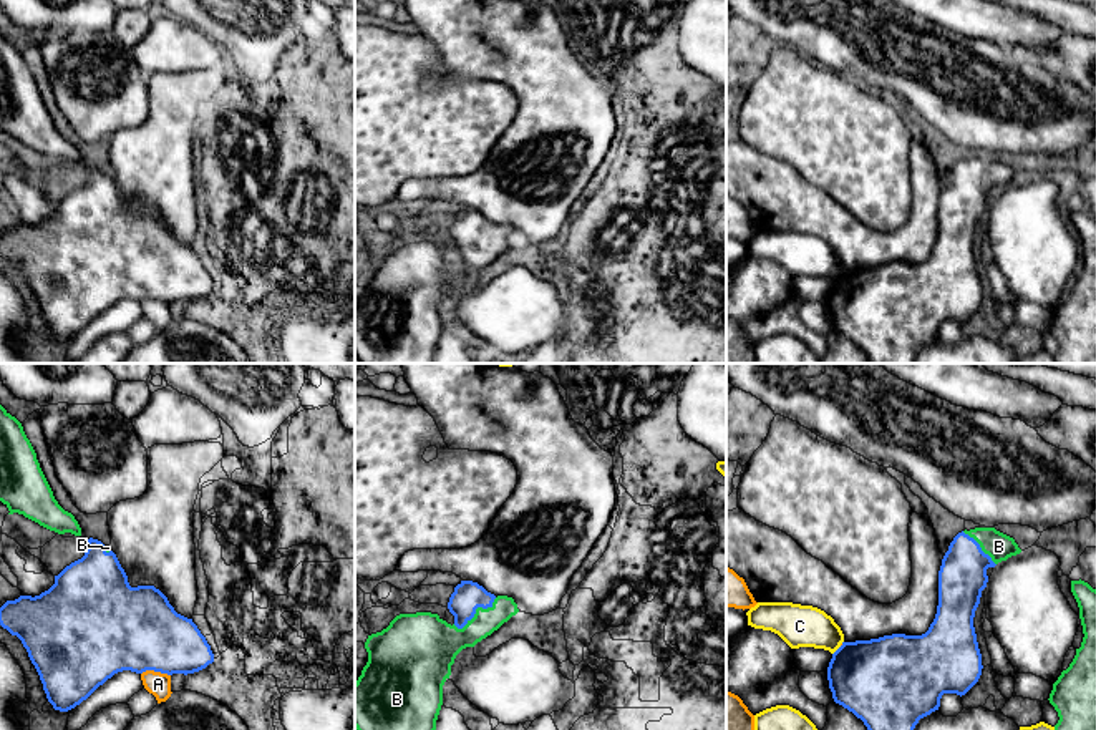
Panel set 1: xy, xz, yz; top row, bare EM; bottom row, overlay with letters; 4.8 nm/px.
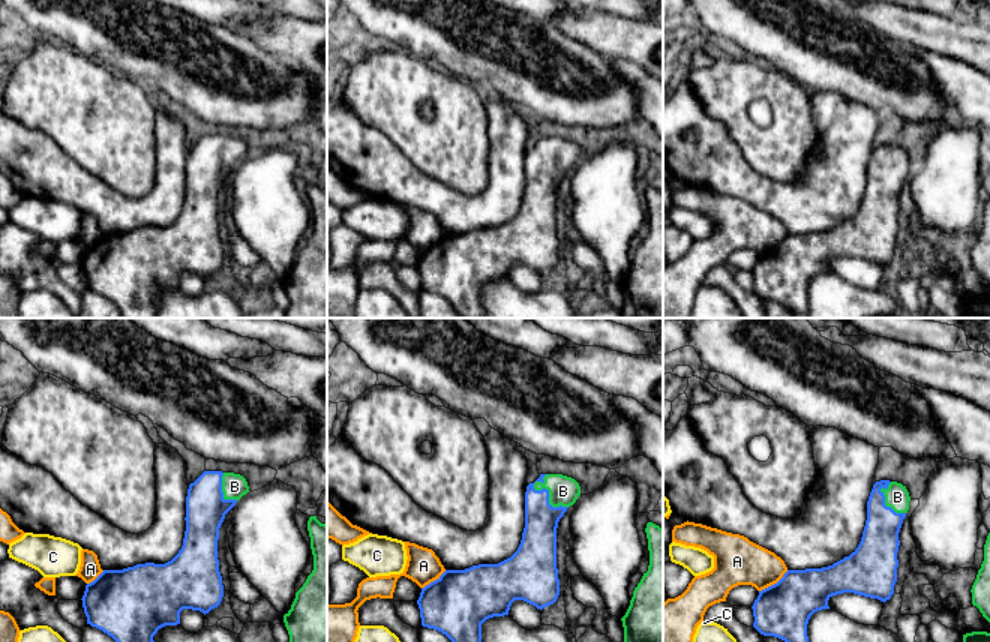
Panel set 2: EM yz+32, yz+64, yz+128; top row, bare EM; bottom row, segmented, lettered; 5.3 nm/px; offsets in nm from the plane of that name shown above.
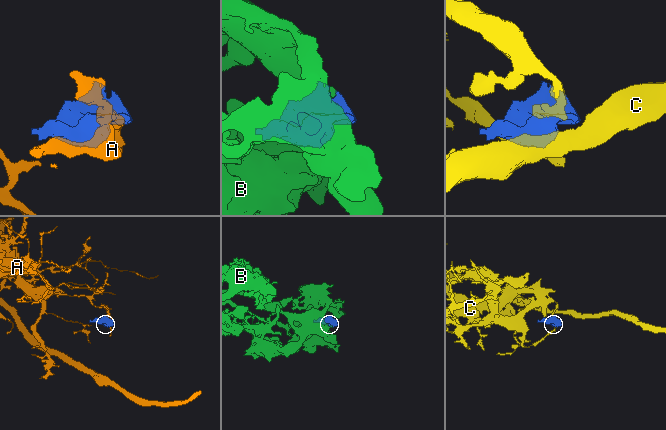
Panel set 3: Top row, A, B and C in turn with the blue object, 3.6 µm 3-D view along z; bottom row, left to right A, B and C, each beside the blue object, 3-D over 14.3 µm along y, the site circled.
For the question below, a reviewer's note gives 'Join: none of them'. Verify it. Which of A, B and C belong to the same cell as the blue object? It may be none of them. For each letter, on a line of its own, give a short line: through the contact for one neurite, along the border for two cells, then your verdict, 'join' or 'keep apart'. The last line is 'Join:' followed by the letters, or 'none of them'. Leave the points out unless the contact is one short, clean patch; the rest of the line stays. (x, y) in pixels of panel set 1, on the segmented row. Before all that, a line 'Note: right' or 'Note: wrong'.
Note: wrong
A: keep apart
B: line xz (468, 596), (475, 613), (448, 641), (433, 642); join
C: line yz (841, 646), (833, 654); keep apart
Join: B

